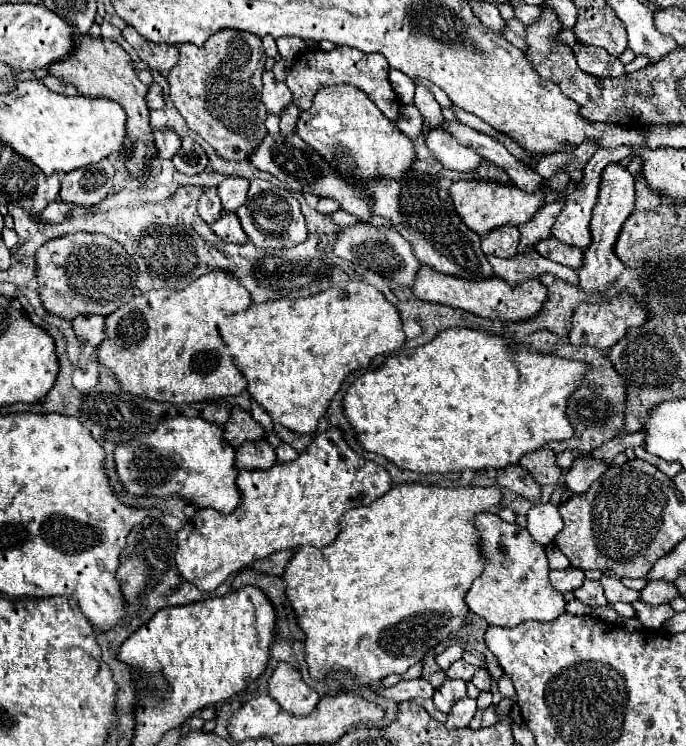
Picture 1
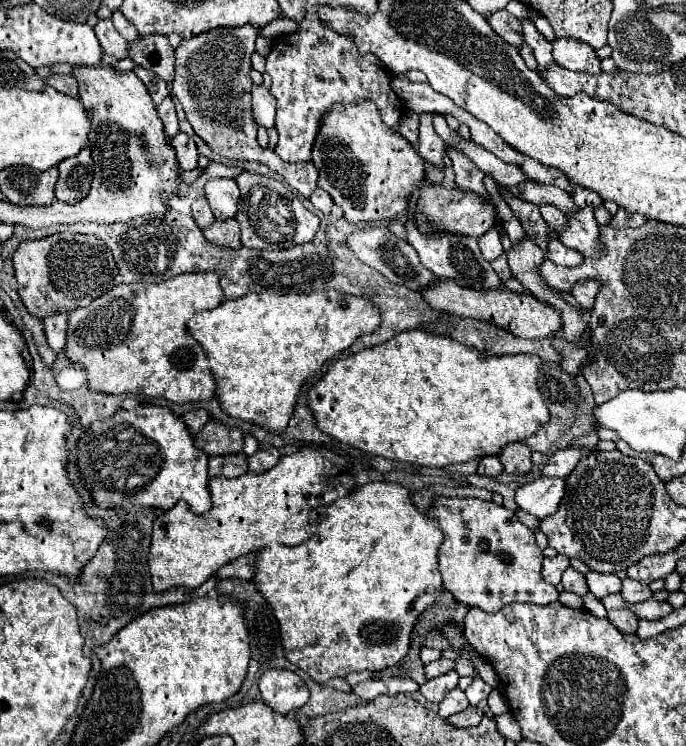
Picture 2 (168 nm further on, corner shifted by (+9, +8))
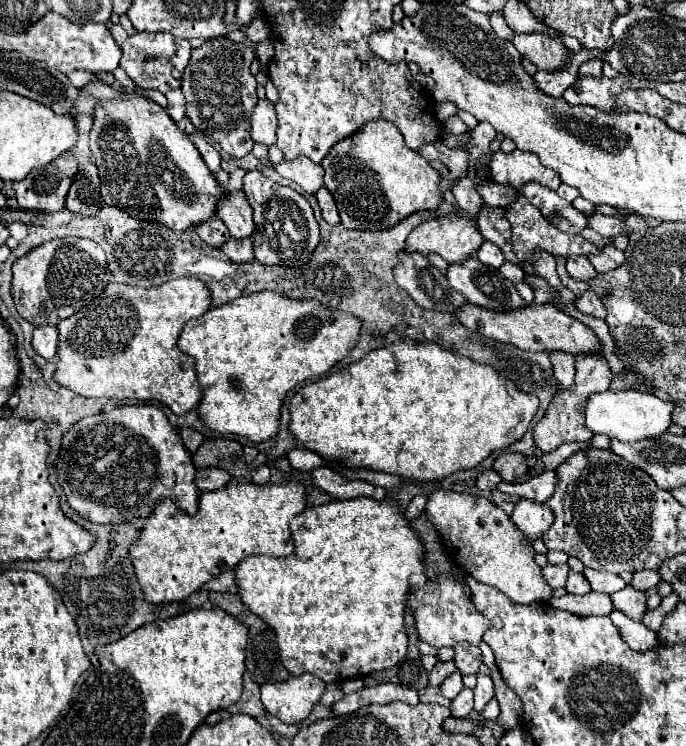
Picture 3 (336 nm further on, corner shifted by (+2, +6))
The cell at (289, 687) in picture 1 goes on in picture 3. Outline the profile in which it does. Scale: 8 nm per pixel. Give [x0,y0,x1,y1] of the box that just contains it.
[262,674,326,724]

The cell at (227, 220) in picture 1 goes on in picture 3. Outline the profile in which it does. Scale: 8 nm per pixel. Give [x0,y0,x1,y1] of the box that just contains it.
[222,238,254,262]

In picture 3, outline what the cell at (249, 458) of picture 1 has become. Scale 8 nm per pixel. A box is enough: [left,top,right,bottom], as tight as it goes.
[196,468,230,492]

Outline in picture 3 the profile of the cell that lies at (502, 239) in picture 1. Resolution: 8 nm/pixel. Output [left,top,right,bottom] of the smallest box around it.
[476,240,504,268]

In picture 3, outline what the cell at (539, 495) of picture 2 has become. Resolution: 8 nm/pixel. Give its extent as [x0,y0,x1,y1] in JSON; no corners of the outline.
[512,498,554,540]

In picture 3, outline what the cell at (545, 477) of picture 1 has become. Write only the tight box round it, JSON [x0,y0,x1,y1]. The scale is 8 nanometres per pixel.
[494,452,528,482]

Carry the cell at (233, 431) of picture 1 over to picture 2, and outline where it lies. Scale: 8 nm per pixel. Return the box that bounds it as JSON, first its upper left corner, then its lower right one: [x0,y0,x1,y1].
[195,420,243,456]

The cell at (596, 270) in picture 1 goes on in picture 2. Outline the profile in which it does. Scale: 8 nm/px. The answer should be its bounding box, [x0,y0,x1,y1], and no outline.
[571,280,599,310]

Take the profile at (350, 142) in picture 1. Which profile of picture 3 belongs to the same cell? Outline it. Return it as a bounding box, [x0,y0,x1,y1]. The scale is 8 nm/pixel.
[322,122,442,230]

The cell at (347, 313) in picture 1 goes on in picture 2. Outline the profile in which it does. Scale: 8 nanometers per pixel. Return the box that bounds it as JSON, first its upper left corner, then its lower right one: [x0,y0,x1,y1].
[187,290,379,434]

